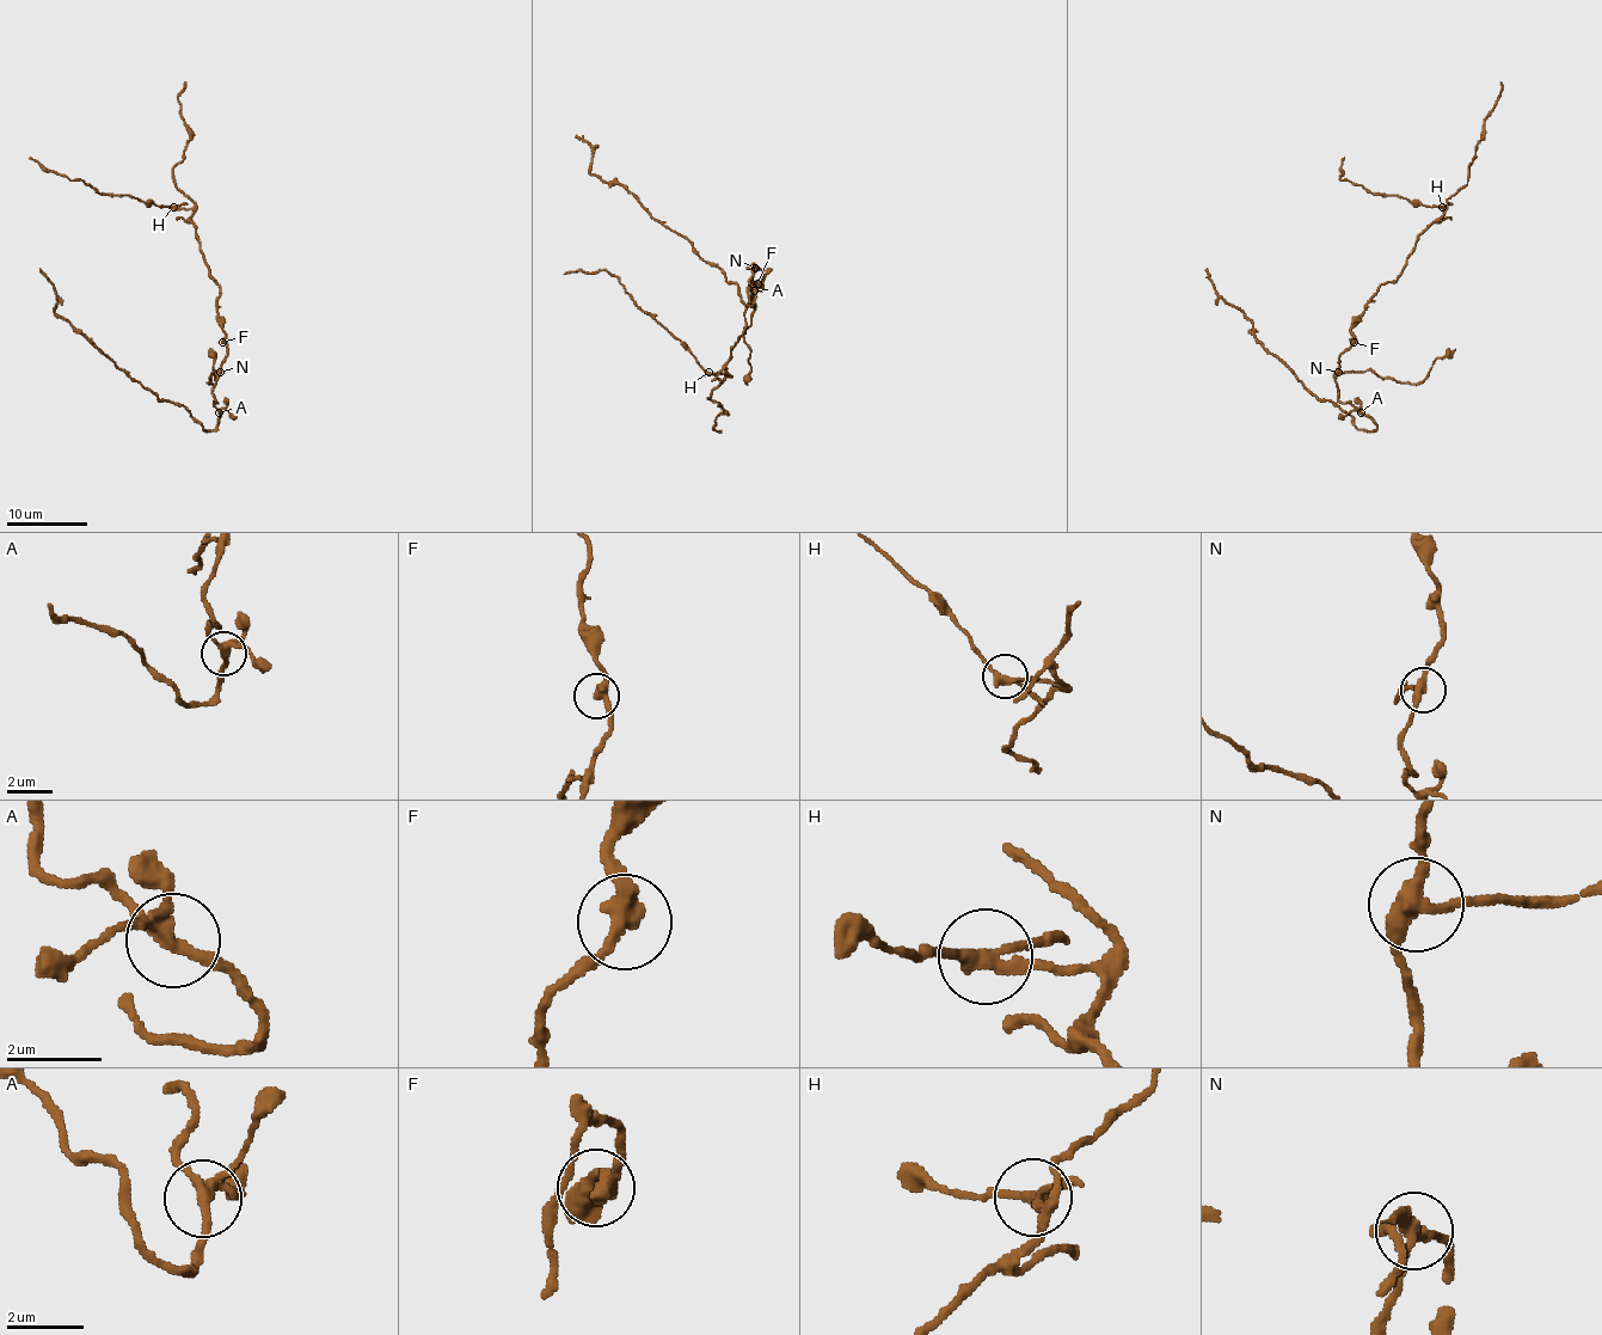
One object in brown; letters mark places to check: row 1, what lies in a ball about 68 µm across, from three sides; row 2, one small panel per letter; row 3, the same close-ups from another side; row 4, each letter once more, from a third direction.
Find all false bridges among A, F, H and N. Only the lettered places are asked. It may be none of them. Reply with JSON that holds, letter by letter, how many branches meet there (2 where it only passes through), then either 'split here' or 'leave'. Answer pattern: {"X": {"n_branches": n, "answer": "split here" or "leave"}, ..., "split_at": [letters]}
{"A": {"n_branches": 4, "answer": "leave"}, "F": {"n_branches": 2, "answer": "leave"}, "H": {"n_branches": 3, "answer": "split here"}, "N": {"n_branches": 3, "answer": "split here"}, "split_at": ["H", "N"]}

